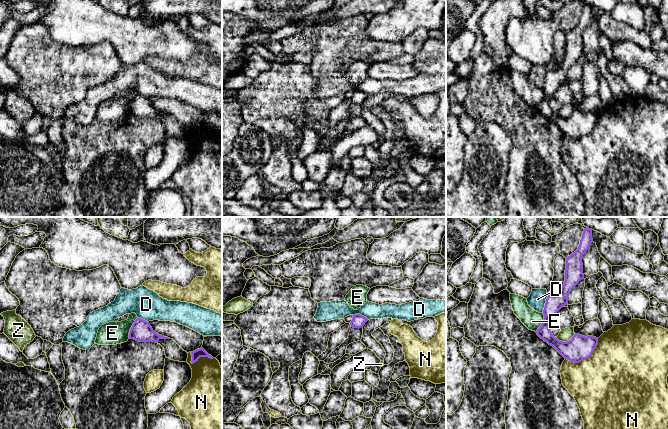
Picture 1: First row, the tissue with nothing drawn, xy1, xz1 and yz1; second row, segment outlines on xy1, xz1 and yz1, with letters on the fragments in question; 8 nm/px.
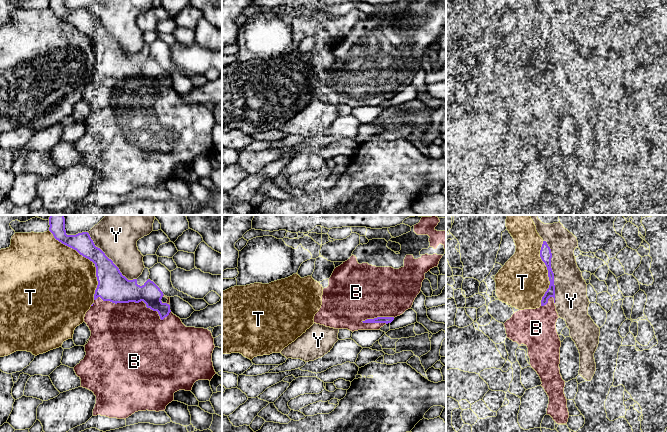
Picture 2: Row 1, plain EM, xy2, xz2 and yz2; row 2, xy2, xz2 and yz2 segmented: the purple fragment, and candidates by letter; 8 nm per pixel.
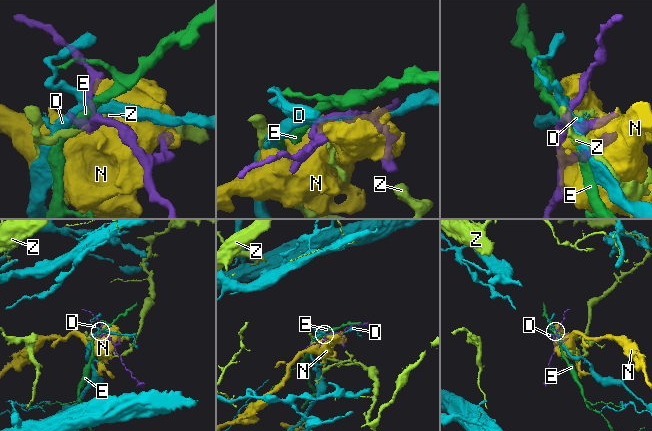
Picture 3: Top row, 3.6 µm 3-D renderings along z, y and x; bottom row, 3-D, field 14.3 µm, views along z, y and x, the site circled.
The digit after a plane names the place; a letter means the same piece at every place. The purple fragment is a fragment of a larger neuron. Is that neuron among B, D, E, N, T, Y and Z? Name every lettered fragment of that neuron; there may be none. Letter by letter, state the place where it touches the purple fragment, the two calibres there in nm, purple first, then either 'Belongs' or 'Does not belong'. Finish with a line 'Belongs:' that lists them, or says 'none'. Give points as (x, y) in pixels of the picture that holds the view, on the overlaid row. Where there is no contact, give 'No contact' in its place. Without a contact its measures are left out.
B: Touches purple at xy2 (134, 301). Thickness 240 nm (purple) against 480 nm. Belongs
D: Touches purple at yz1 (545, 304). Thickness 140 nm (purple) against 140 nm. Does not belong
E: Touches purple at xy1 (131, 328). Thickness 170 nm (purple) against 190 nm. Does not belong
N: Touches purple at yz1 (586, 358). Thickness 190 nm (purple) against 500 nm. Does not belong
T: Touches purple at yz2 (548, 273). Thickness 100 nm (purple) against 400 nm. Does not belong
Y: Touches purple at yz2 (552, 271). Thickness 100 nm (purple) against 260 nm. Does not belong
Z: Touches purple at yz1 (565, 342). Thickness 190 nm (purple) against 100 nm. Does not belong
Belongs: B

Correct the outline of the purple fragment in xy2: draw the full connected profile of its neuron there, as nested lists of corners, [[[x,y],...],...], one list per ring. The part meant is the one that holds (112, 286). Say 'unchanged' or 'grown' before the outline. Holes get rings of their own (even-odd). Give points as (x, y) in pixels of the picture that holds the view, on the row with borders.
grown; [[[50,215],[49,225],[49,231],[53,234],[56,240],[76,250],[80,255],[92,261],[96,267],[98,285],[94,294],[94,303],[91,305],[90,309],[86,312],[84,317],[84,322],[89,327],[91,336],[88,343],[85,345],[86,355],[84,359],[74,367],[76,375],[81,379],[80,387],[92,391],[96,396],[96,404],[93,409],[93,416],[101,415],[109,418],[126,419],[138,411],[165,411],[166,406],[174,401],[175,392],[179,390],[191,391],[194,383],[198,380],[211,381],[213,376],[216,374],[212,362],[212,353],[215,345],[211,331],[204,328],[186,327],[182,323],[181,319],[171,312],[169,305],[170,297],[165,296],[160,288],[150,279],[148,279],[142,286],[137,284],[137,279],[128,280],[125,276],[122,275],[119,268],[113,263],[113,261],[109,259],[100,248],[95,246],[88,232],[78,233],[76,235],[67,235],[65,230],[64,215]]]

